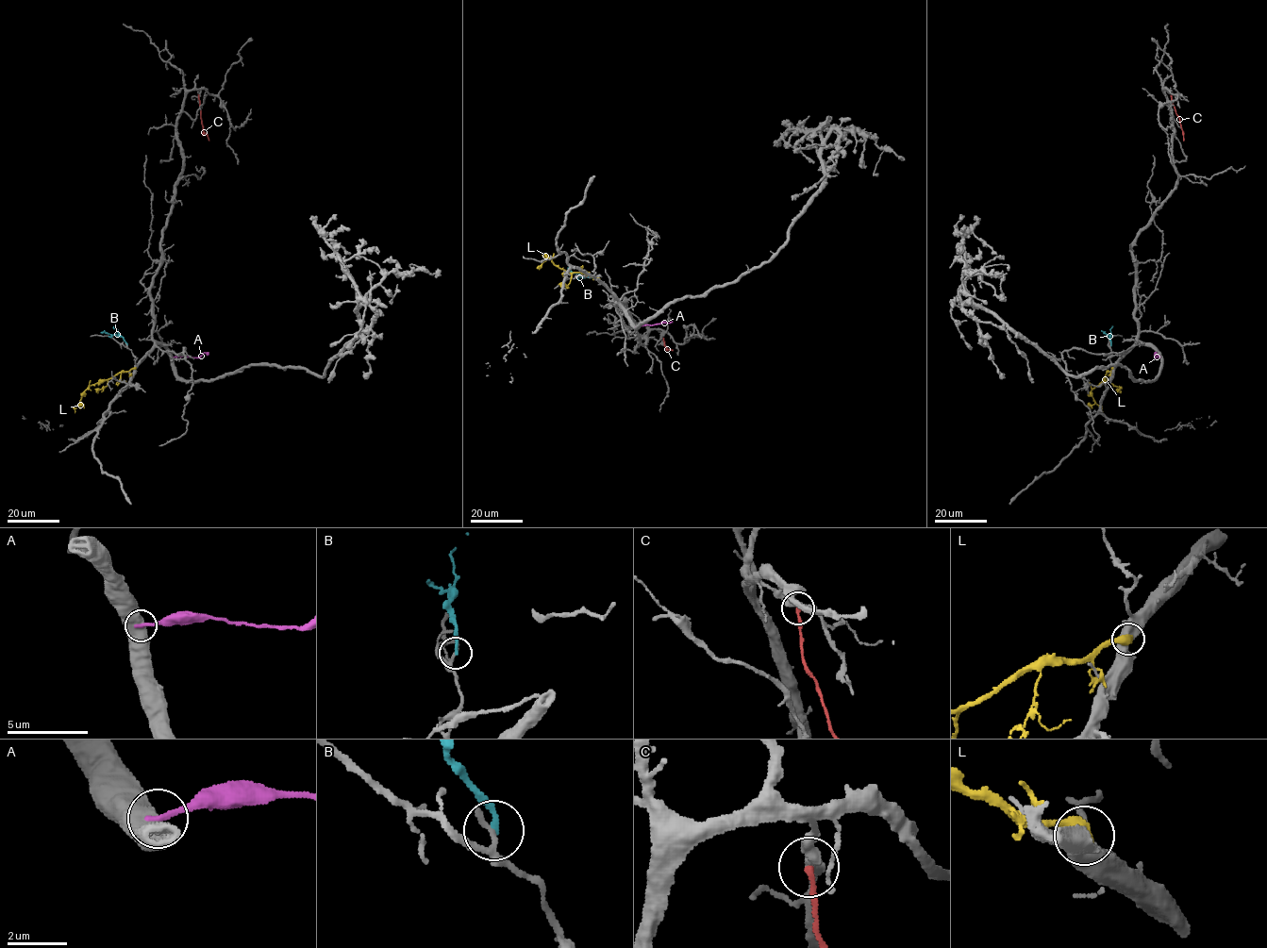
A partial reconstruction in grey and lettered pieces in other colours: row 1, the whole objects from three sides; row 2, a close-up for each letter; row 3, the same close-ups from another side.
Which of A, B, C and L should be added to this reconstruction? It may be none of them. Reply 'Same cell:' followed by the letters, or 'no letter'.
Same cell: no letter

